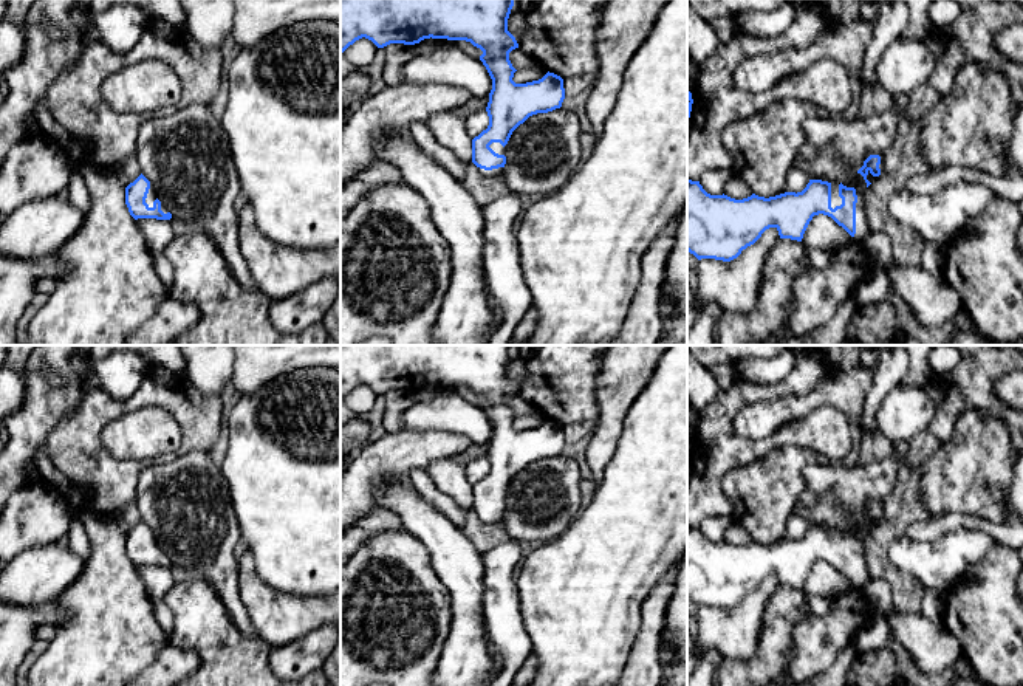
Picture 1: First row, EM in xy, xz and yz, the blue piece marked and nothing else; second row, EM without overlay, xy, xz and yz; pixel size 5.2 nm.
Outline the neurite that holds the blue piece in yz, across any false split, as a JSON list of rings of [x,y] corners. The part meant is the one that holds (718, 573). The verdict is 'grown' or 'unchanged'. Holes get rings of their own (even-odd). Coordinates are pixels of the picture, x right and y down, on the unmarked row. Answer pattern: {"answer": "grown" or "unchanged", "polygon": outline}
{"answer": "grown", "polygon": [[[870,500],[865,503],[864,513],[843,530],[809,527],[806,534],[797,540],[785,539],[769,545],[752,540],[743,547],[735,547],[724,540],[710,542],[700,528],[687,525],[687,598],[698,607],[715,605],[730,609],[743,596],[754,592],[769,575],[775,575],[780,585],[802,588],[809,568],[819,561],[831,564],[854,588],[859,588],[871,579],[865,564],[865,537],[884,519],[887,516],[882,502]]]}

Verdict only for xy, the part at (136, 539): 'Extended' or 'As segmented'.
Extended

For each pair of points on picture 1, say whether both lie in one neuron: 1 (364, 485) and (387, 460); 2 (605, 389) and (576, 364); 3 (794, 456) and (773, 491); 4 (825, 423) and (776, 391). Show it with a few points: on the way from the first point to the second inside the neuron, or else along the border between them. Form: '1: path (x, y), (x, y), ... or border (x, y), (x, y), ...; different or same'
1: path (369, 479), (381, 466); same
2: border (604, 361), (595, 387), (596, 418); different
3: path (785, 465), (774, 482); same
4: path (783, 435), (742, 446), (729, 434), (734, 406); same

